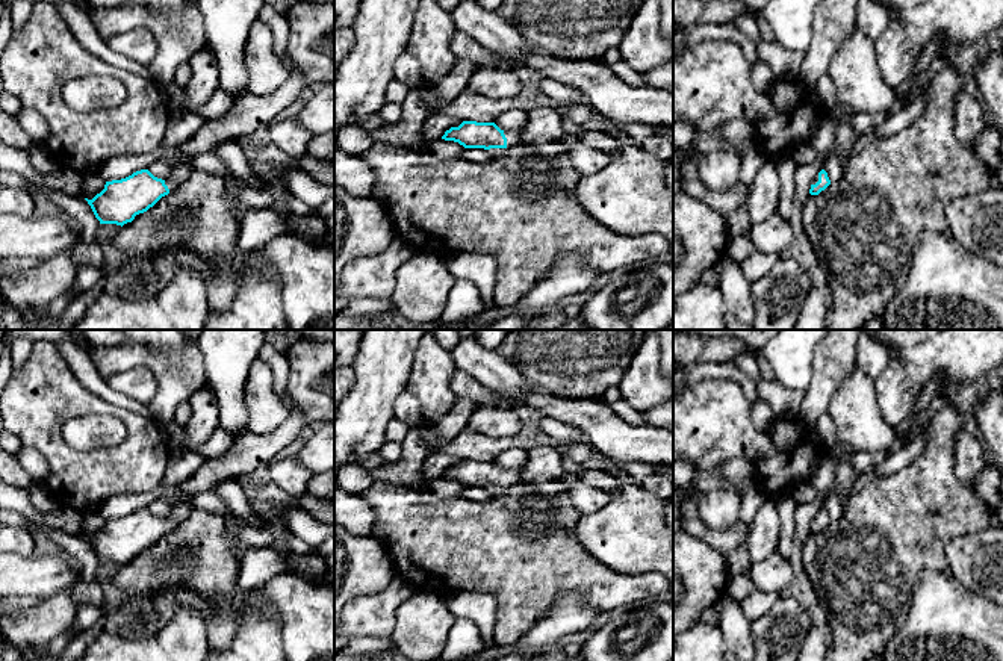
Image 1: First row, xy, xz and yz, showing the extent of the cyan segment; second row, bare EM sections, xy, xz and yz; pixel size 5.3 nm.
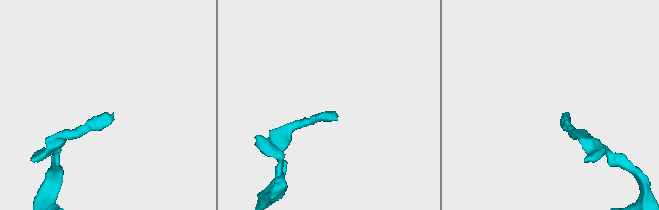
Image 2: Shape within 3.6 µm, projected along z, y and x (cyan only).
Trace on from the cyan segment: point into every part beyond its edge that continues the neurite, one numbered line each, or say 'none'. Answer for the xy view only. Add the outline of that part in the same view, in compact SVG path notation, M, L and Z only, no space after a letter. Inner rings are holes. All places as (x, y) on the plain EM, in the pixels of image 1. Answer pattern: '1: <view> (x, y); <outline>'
1: xy (310, 384); M298 340L286 354L289 362L287 393L293 411L271 434L245 433L230 451L206 458L203 466L180 487L180 499L165 517L169 531L192 511L189 499L215 486L250 476L280 458L281 451L315 422L334 422L334 343Z

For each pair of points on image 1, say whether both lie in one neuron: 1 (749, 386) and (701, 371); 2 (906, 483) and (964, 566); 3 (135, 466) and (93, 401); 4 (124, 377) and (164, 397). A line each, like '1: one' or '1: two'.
1: one
2: two
3: one
4: two

